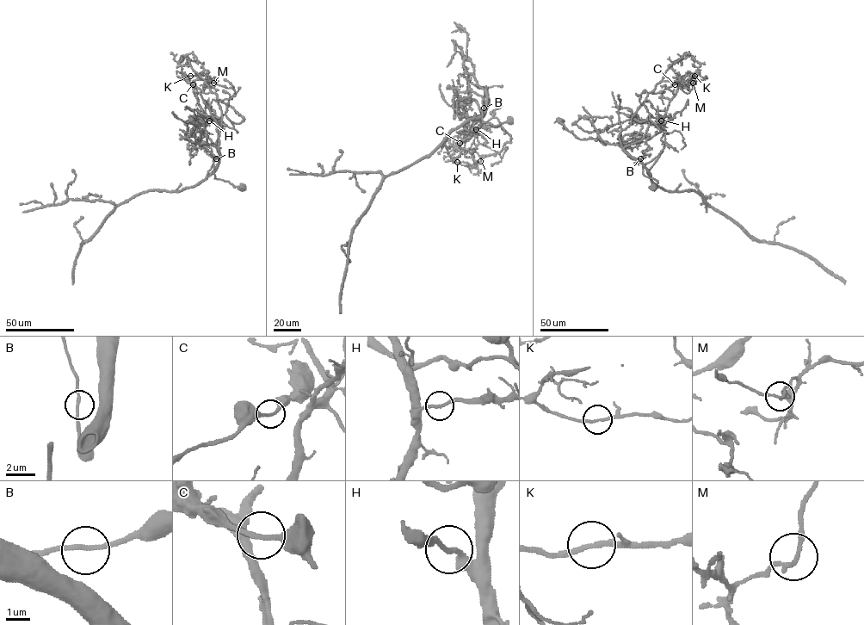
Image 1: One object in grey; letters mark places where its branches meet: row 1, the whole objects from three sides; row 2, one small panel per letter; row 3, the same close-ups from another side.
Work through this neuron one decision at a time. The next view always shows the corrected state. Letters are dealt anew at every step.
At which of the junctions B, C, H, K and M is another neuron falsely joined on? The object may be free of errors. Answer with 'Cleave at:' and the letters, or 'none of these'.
Cleave at: C

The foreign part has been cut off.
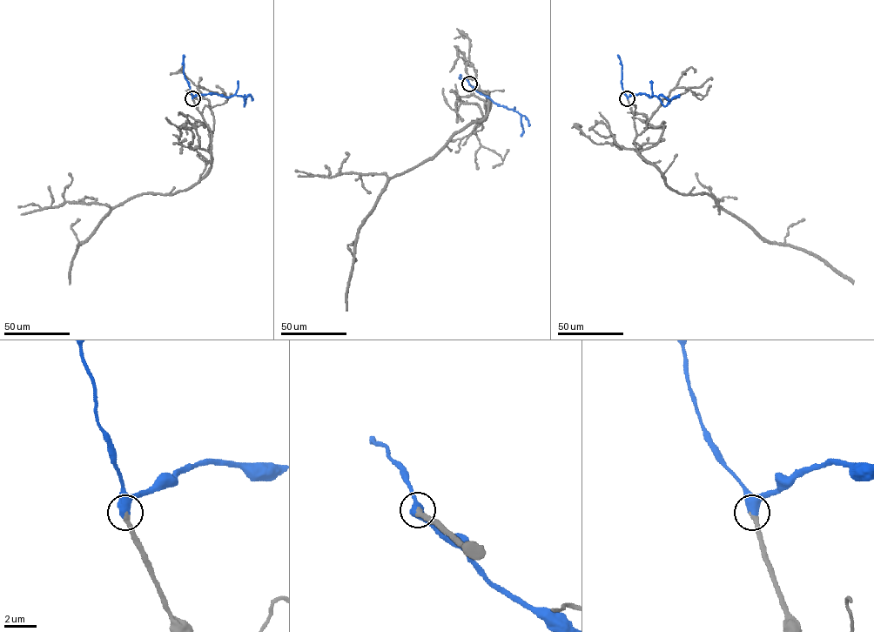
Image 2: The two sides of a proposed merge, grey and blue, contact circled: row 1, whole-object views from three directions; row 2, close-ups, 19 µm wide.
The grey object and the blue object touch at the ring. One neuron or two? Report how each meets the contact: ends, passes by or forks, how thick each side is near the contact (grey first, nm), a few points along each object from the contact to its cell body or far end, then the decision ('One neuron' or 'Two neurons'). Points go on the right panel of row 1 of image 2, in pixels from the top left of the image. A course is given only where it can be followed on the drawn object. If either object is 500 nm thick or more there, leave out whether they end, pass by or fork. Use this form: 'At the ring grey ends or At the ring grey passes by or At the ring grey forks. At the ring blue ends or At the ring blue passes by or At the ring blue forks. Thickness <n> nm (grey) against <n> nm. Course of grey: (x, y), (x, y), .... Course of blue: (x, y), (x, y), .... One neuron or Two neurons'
Thickness 320 nm (grey) against 650 nm. Course of grey: (627, 97), (636, 151), (671, 190), (709, 194), (761, 236), (818, 256), (853, 284). Course of blue: (627, 97), (634, 94), (655, 95), (666, 106), (679, 94). One neuron

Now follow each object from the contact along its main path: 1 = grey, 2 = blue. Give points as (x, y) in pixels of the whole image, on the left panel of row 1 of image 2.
1: (192, 97), (211, 131), (210, 170), (197, 183), (176, 193), (142, 193), (116, 205), (77, 247), (70, 284)
2: (192, 97), (198, 94), (240, 95), (244, 106), (245, 94)

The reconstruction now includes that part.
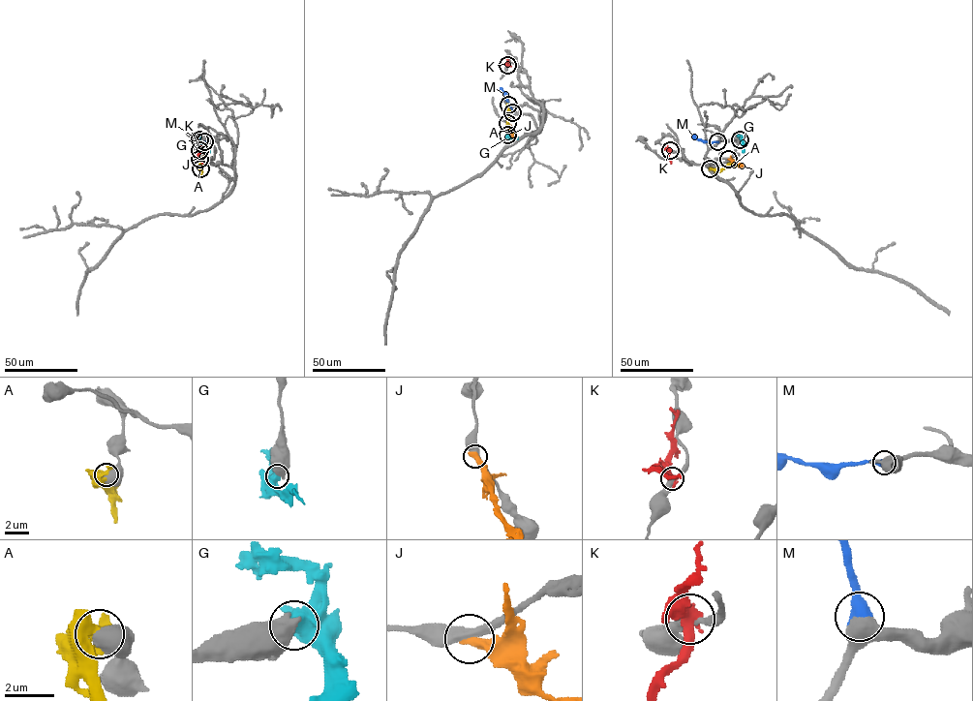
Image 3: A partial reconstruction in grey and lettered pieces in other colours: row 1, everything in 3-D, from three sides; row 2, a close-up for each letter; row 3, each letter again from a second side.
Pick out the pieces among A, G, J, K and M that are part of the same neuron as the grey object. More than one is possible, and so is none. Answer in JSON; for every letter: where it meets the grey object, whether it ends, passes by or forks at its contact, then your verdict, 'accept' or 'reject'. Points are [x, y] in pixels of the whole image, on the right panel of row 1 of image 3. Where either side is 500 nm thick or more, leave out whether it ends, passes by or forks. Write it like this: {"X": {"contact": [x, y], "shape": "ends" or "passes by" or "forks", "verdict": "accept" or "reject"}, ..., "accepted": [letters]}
{"A": {"contact": [710, 168], "verdict": "reject"}, "G": {"contact": [740, 139], "verdict": "reject"}, "J": {"contact": [728, 159], "shape": "ends", "verdict": "reject"}, "K": {"contact": [670, 150], "shape": "passes by", "verdict": "reject"}, "M": {"contact": [717, 141], "verdict": "accept"}, "accepted": ["M"]}

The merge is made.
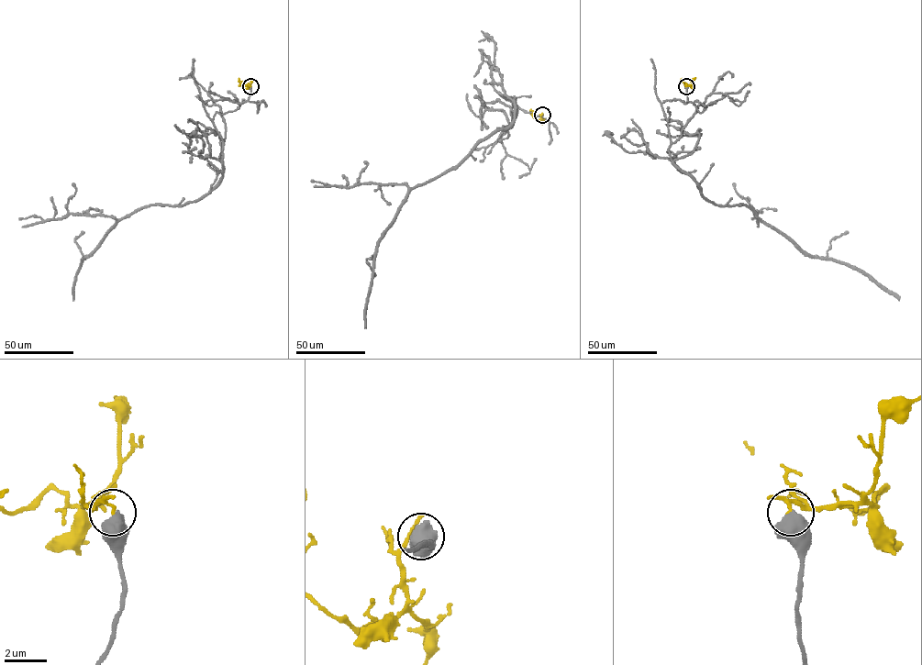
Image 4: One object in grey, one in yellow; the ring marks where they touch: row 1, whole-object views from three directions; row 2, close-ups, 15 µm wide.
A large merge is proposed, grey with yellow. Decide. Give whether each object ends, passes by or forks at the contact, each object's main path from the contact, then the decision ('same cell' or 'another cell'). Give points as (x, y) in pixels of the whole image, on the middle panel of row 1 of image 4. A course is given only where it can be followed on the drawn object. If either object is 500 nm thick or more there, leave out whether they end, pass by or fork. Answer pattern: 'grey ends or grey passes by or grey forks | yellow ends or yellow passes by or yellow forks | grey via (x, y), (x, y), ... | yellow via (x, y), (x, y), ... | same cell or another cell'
grey via (542, 115), (525, 112), (494, 90), (515, 97), (514, 120), (457, 165), (410, 191), (379, 242), (365, 327) | yellow via (542, 115), (539, 120), (536, 120), (530, 109) | another cell

